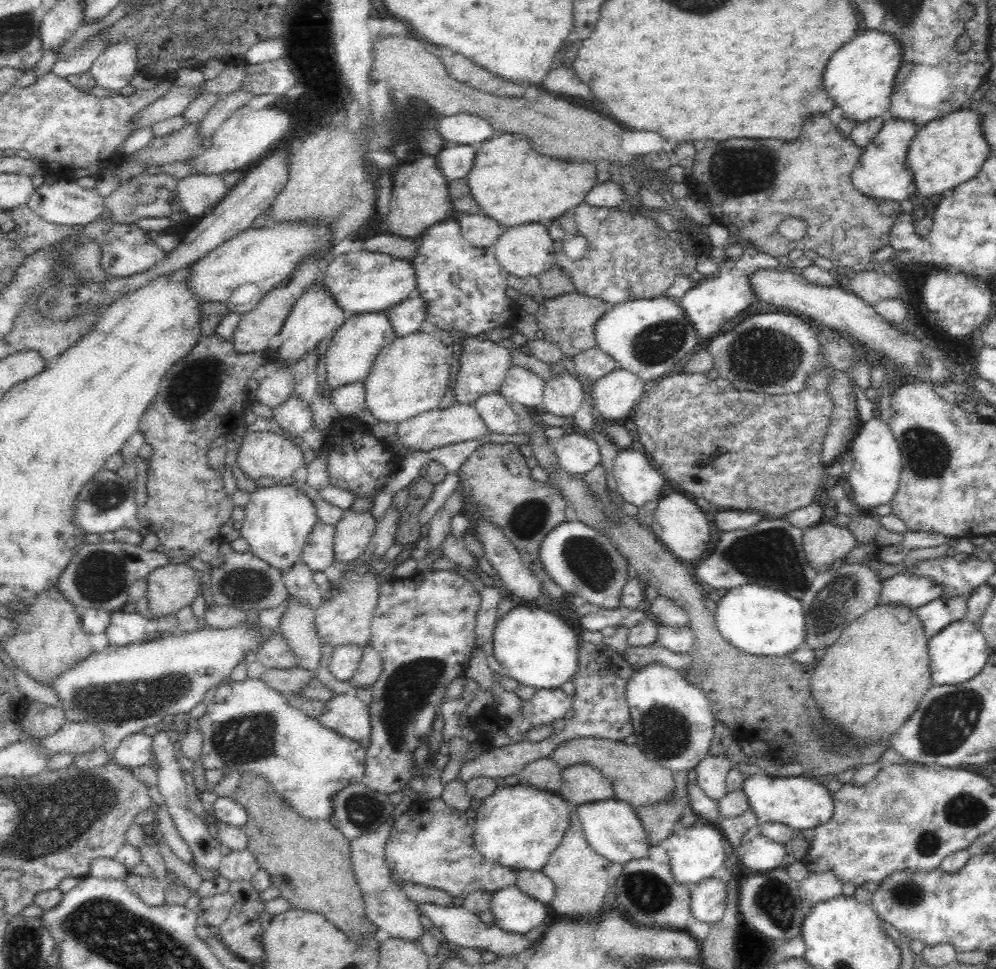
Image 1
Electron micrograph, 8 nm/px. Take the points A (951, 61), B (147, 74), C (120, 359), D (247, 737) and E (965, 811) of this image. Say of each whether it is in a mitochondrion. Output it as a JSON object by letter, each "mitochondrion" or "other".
{"A":"other","B":"other","C":"other","D":"mitochondrion","E":"mitochondrion"}

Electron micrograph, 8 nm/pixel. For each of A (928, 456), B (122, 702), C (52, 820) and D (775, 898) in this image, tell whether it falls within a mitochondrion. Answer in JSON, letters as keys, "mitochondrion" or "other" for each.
{"A":"mitochondrion","B":"mitochondrion","C":"mitochondrion","D":"mitochondrion"}

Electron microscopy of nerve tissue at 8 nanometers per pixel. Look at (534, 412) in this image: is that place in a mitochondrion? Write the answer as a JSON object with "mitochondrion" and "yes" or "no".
{"mitochondrion":"no"}

